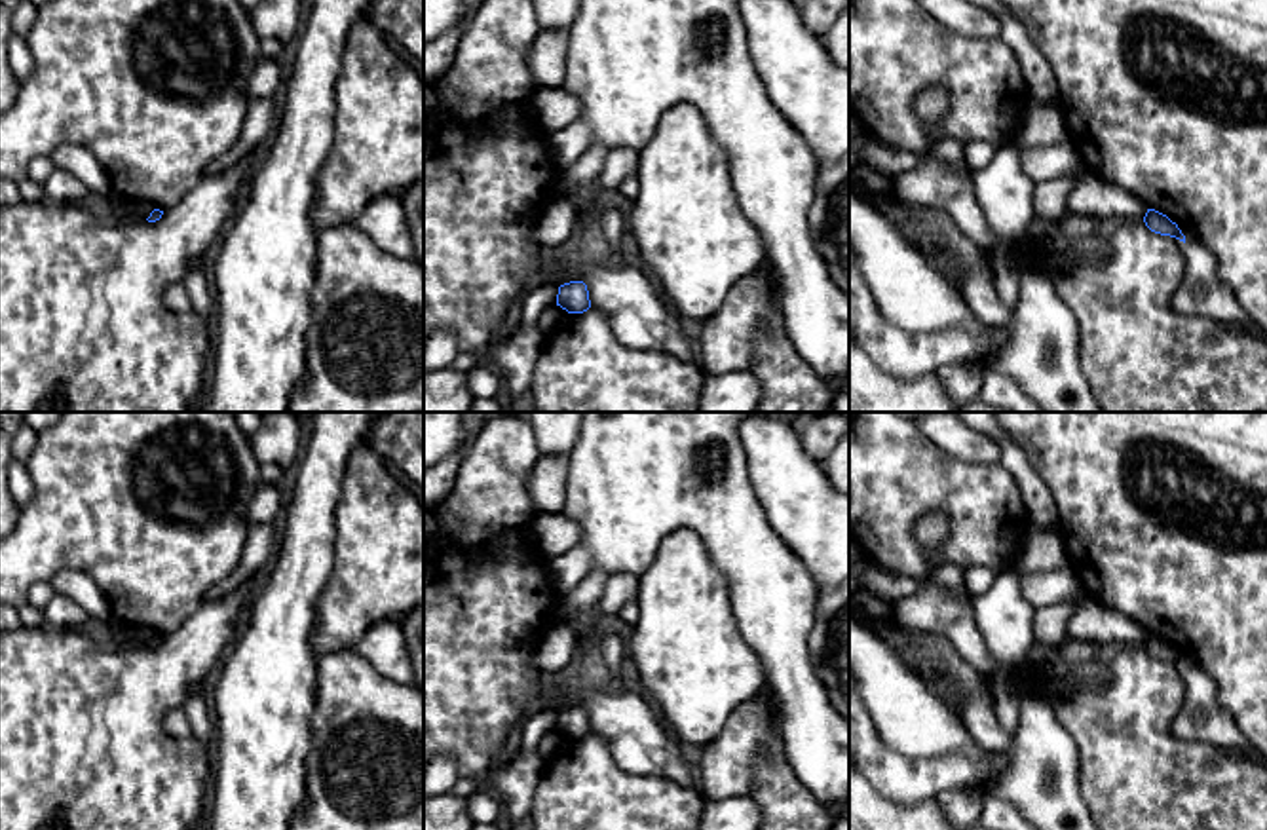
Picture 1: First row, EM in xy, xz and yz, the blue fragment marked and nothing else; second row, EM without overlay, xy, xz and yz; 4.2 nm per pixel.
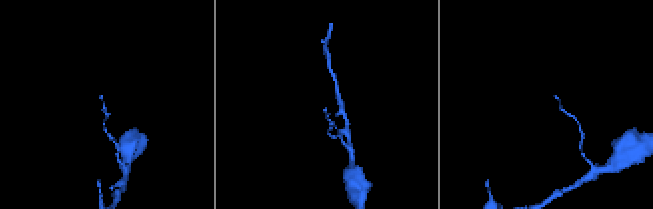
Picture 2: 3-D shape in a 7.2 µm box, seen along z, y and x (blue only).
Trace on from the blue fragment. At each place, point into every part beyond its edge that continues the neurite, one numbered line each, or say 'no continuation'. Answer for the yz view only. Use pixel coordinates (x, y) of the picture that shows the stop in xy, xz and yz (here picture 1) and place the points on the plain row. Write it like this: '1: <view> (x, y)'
no continuation

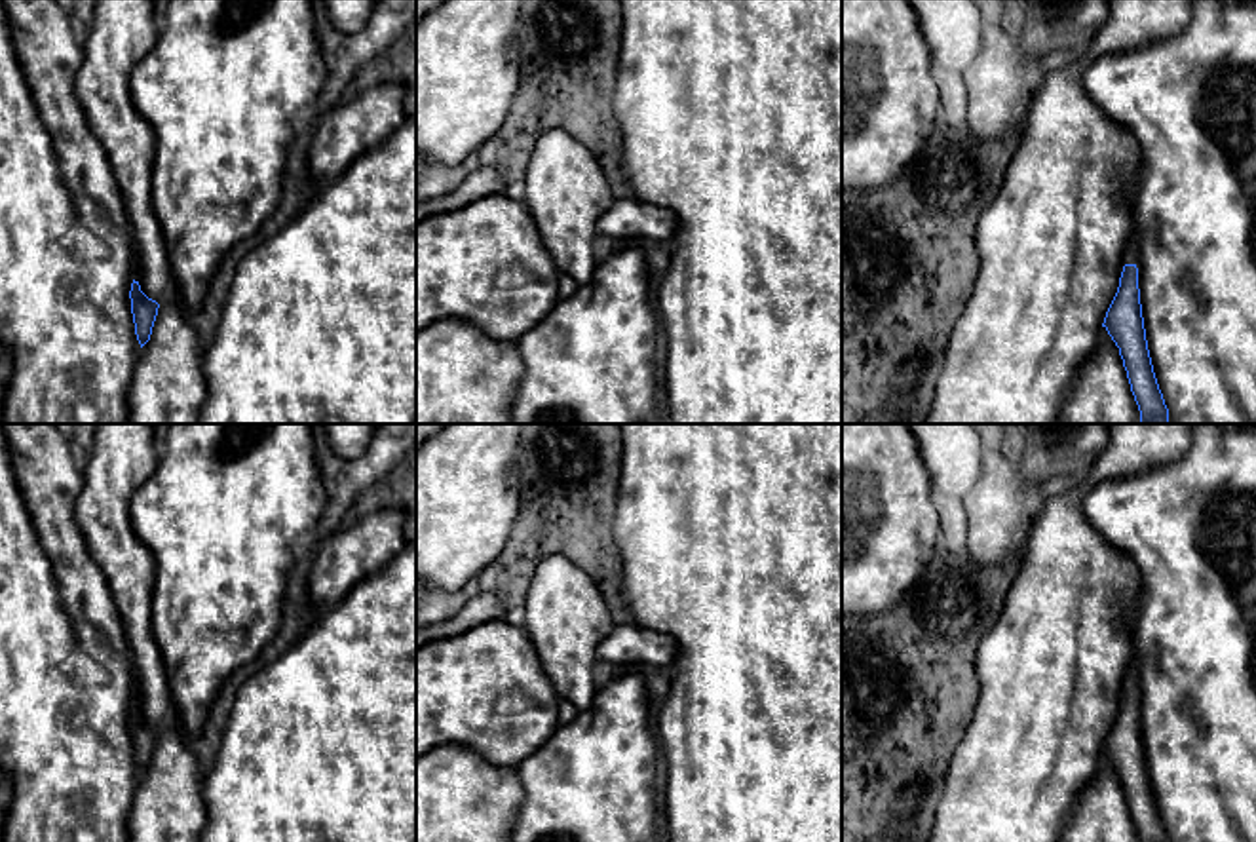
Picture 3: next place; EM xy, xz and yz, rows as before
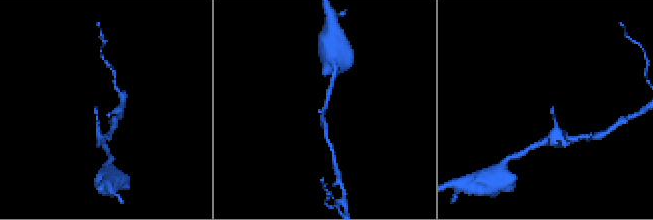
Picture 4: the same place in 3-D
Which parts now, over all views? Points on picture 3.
1: yz (1131, 677)

